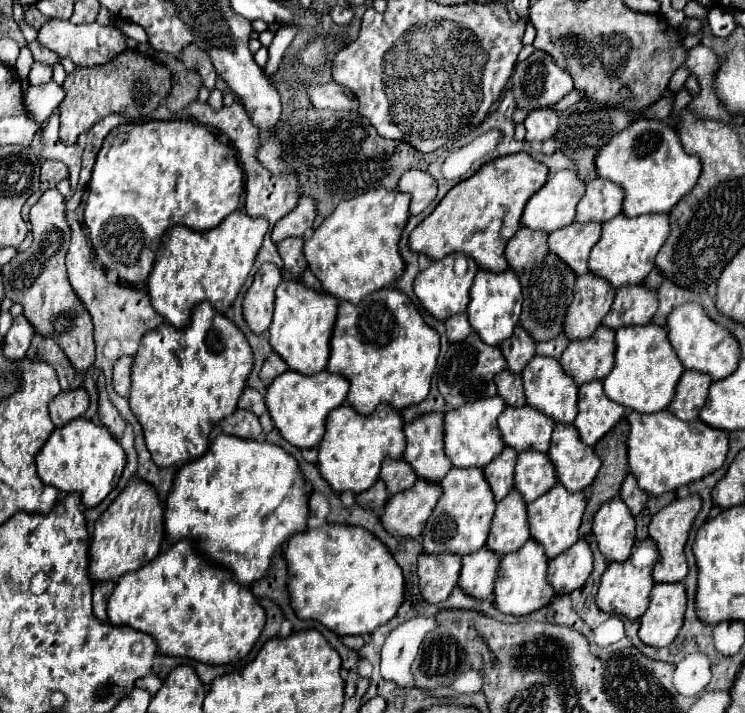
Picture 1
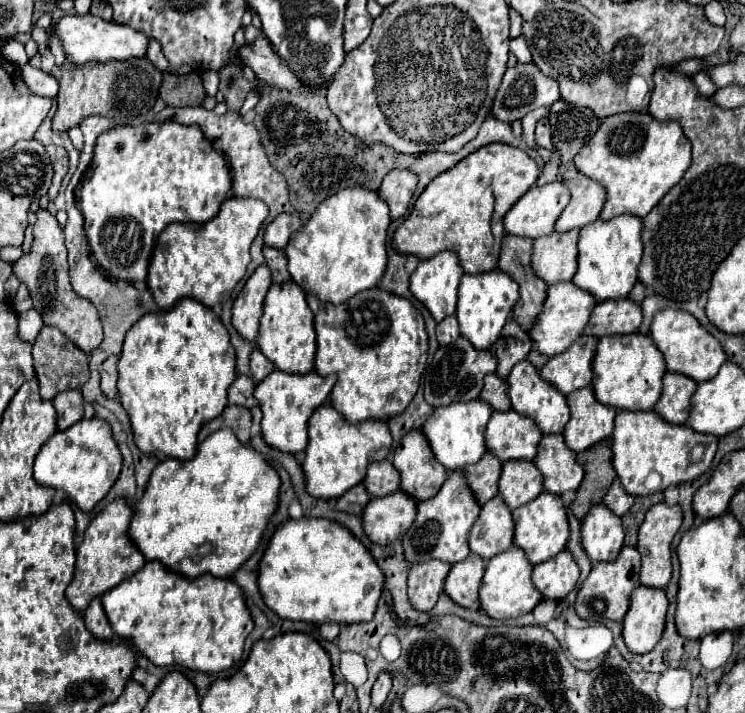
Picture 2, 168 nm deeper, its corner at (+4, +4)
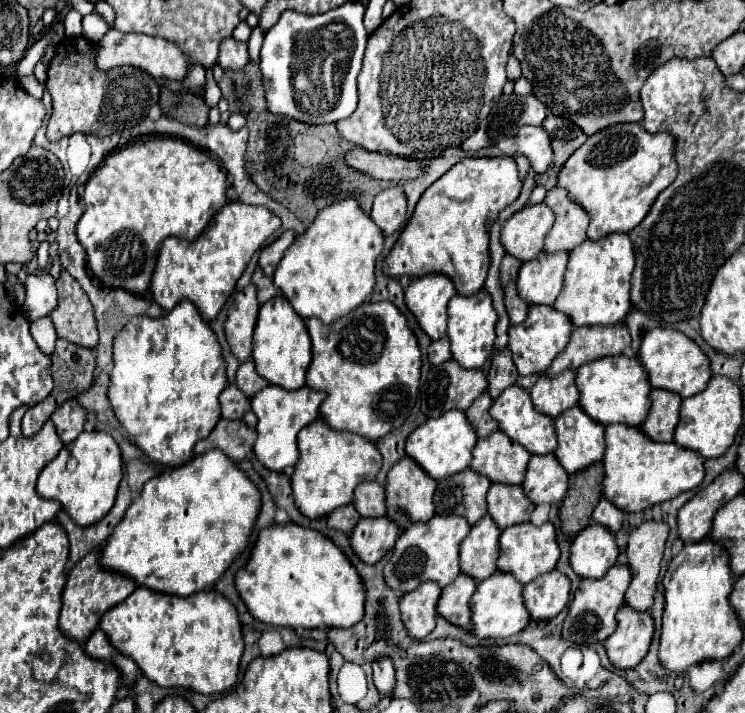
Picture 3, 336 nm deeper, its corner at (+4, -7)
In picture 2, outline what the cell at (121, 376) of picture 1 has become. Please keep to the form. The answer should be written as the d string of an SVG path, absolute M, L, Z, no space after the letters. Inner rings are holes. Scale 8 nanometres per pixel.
M109 357L103 365L101 365L101 391L107 397L115 397L117 395L117 361L119 357Z

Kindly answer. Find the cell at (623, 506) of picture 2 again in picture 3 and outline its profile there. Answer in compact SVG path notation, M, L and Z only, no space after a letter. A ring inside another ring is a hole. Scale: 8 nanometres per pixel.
M601 498L593 510L593 522L609 528L609 532L615 534L623 524L623 512L619 508L615 508L609 500Z

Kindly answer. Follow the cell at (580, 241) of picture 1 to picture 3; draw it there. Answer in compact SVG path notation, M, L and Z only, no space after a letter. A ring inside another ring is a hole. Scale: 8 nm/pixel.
M539 252L531 262L519 268L517 292L527 304L551 306L563 288L563 274L567 268L567 252Z

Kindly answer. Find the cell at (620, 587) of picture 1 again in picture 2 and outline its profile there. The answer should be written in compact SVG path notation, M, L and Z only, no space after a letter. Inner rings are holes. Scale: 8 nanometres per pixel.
M623 547L619 557L615 561L605 561L605 563L593 563L593 569L585 583L581 585L575 601L575 609L579 617L591 619L595 623L605 623L605 621L623 621L627 607L629 607L629 597L633 589L639 585L639 569L641 569L641 553L637 547Z

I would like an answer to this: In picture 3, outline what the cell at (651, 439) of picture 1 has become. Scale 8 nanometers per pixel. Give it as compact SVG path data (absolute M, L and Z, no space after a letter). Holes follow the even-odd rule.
M611 424L605 428L601 494L623 512L641 512L677 494L697 488L705 476L703 456L677 446L675 442L653 442L639 428Z

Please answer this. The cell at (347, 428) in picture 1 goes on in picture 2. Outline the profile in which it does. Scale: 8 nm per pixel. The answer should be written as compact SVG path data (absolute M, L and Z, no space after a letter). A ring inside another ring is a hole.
M331 403L321 405L309 419L309 445L303 461L309 495L323 499L341 497L353 485L363 483L367 465L373 461L383 461L391 449L391 443L393 437L383 419L369 419L353 425L341 413L337 413Z

